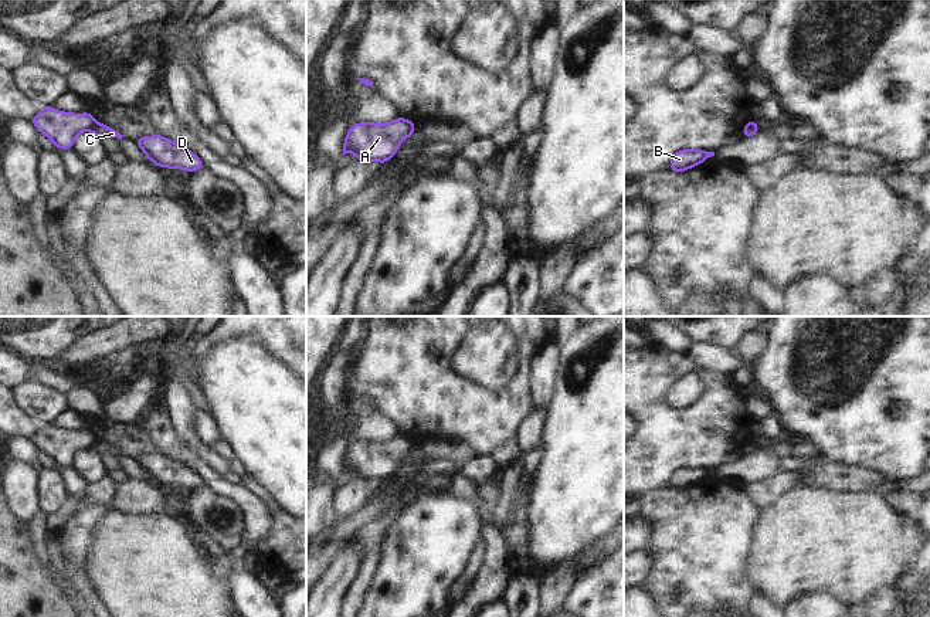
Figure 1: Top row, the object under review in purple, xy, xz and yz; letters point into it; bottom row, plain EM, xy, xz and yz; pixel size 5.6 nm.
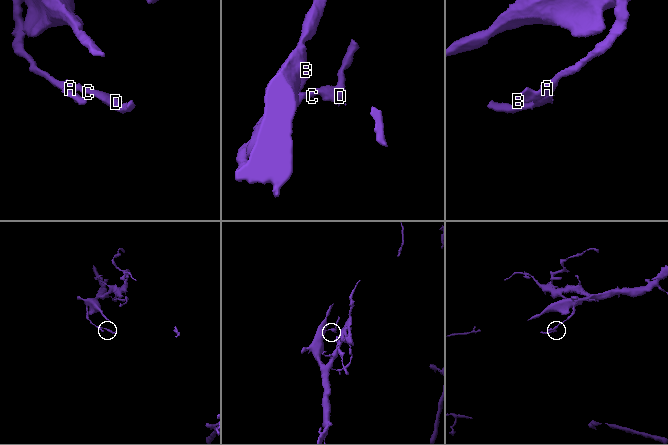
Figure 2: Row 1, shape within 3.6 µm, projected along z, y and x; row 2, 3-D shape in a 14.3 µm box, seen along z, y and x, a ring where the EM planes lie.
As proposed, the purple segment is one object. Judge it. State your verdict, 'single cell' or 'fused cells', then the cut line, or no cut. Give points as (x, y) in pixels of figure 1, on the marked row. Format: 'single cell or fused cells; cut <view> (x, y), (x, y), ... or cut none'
fused cells; cut xy (97, 122), (88, 129)

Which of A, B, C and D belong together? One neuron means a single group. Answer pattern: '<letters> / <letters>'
A B / C D

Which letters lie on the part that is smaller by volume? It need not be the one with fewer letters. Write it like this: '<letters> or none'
C, D

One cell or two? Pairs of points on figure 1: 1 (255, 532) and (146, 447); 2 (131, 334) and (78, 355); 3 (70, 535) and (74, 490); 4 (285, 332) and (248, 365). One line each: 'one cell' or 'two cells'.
1: two cells
2: one cell
3: one cell
4: two cells

